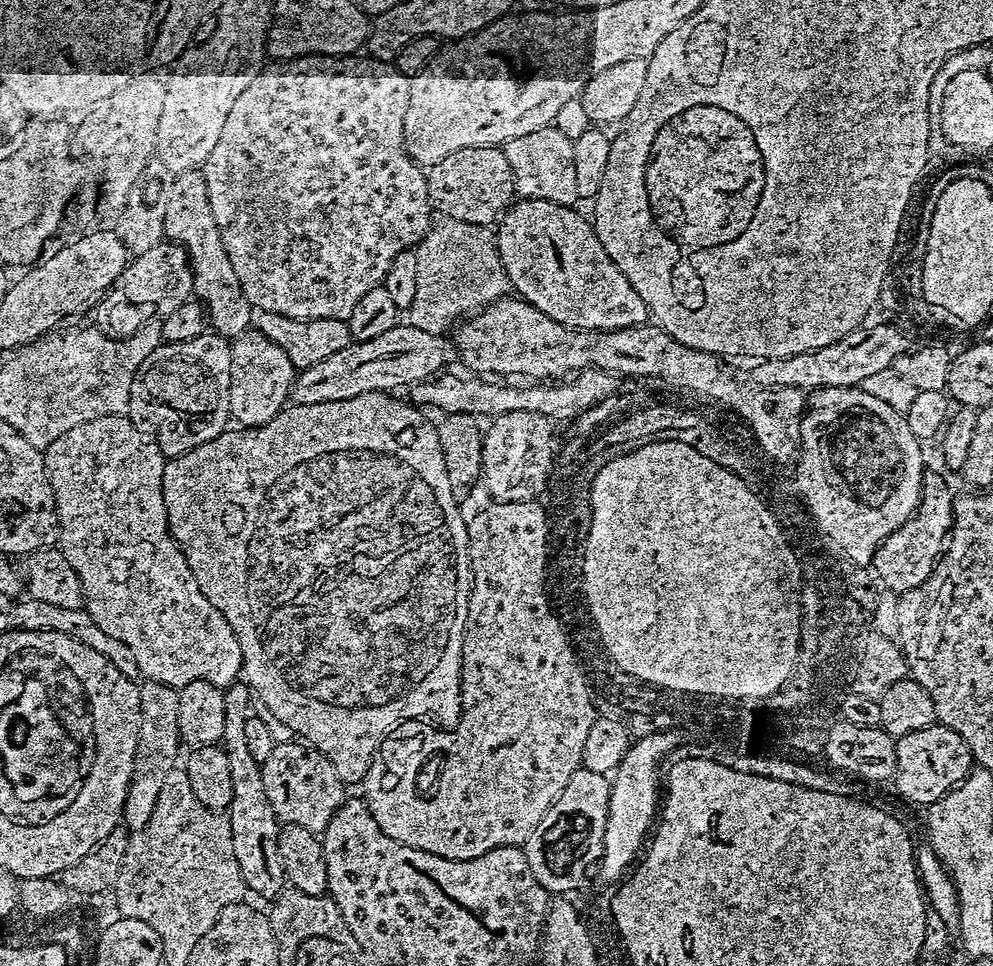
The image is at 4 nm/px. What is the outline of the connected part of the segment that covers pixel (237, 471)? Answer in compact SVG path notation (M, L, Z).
M387 391L368 392L360 397L350 398L348 401L324 401L314 405L293 403L265 424L259 424L256 428L241 427L236 430L240 432L226 430L218 438L214 438L186 454L169 459L165 463L164 477L162 478L162 490L168 511L168 528L172 532L172 537L176 539L176 543L183 547L184 554L188 558L188 565L192 567L192 573L202 590L202 594L206 594L206 598L210 598L210 602L226 618L226 622L230 622L230 626L238 638L240 649L244 655L243 679L258 697L259 703L270 706L270 710L274 710L275 716L282 718L282 722L286 722L286 726L290 726L293 734L299 737L301 741L317 748L322 754L326 754L326 758L330 758L334 770L338 770L338 778L342 778L345 785L348 786L359 785L363 781L366 770L372 761L372 755L376 752L376 747L397 724L411 721L413 718L435 718L441 725L444 723L444 726L454 726L460 717L462 638L466 626L468 599L472 593L472 563L468 553L468 526L460 513L458 497L452 492L450 478L446 478L446 458L442 458L442 442L438 442L436 424L433 421L428 421L423 416L425 413L417 405L407 399L404 399L405 401L399 400L398 396L389 394Z

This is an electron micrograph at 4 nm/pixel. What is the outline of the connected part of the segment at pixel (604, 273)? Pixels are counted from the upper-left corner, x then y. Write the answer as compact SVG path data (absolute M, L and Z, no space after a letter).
M520 198L500 217L494 235L496 245L498 246L498 254L502 258L502 266L506 270L509 285L514 289L515 295L523 298L526 302L530 302L535 308L542 310L550 318L554 318L554 322L564 324L568 328L583 328L586 332L609 332L615 328L629 328L630 326L649 323L650 313L646 302L642 302L638 290L634 290L634 286L628 281L626 274L622 274L622 270L618 270L618 266L610 258L610 254L606 254L606 246L602 246L593 221L589 217L587 220L582 213L575 212L576 210L575 207L567 204L555 204L554 202L546 202L545 200Z

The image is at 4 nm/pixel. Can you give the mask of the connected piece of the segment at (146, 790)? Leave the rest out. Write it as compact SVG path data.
M144 680L140 690L140 725L138 726L138 746L134 750L134 766L130 774L128 797L124 803L123 823L132 832L142 830L146 822L150 822L150 814L154 814L154 805L158 802L158 794L170 770L178 766L176 760L180 756L182 741L178 730L178 698L179 691L162 682Z

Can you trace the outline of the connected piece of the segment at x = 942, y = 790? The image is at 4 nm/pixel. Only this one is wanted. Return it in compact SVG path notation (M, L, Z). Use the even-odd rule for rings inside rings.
M933 722L922 730L914 730L905 736L895 737L896 771L894 785L896 792L912 804L927 806L938 802L946 793L967 779L974 767L974 761L966 742L946 725Z

